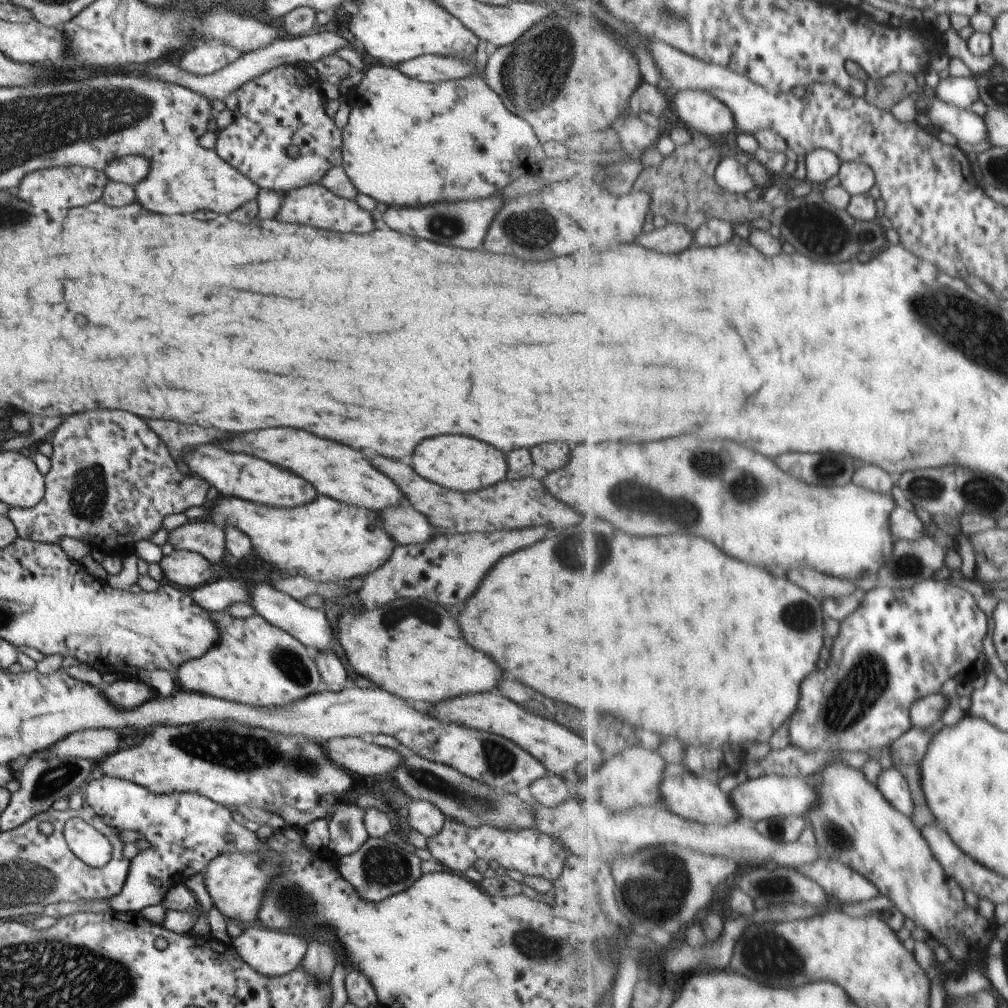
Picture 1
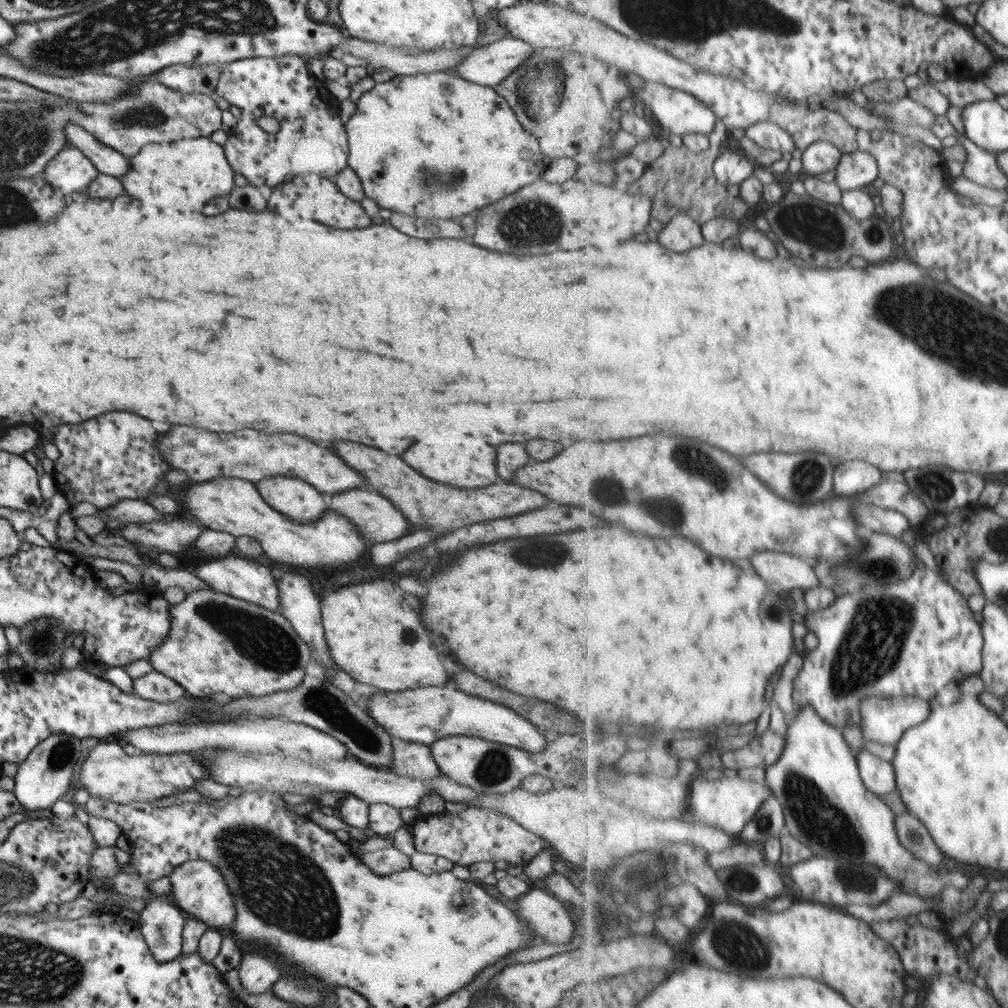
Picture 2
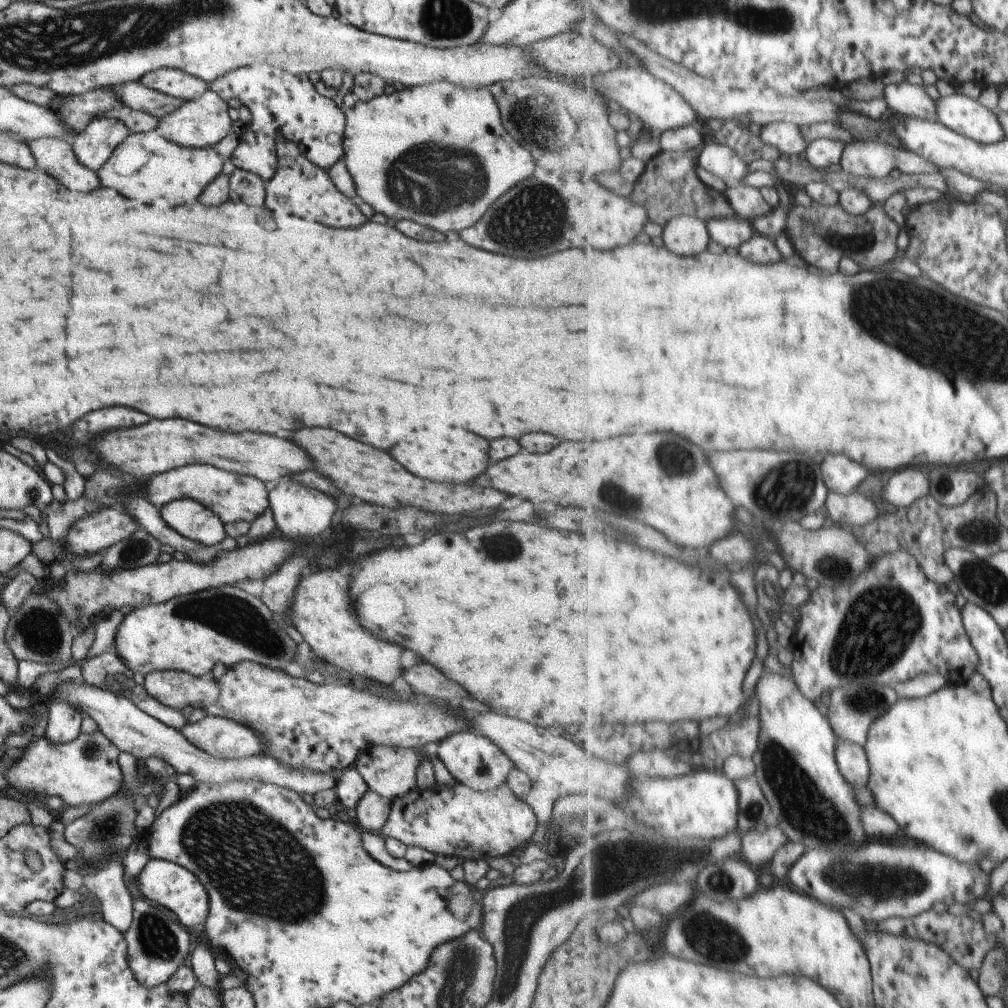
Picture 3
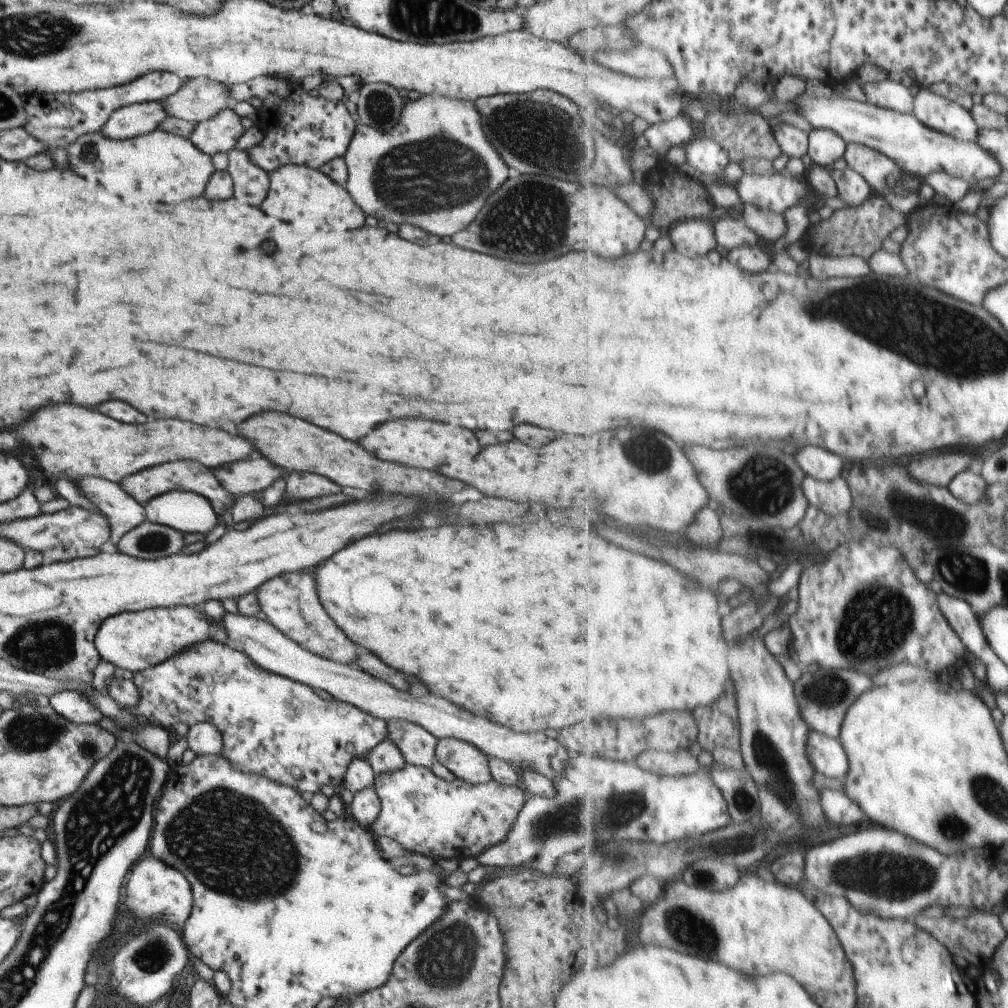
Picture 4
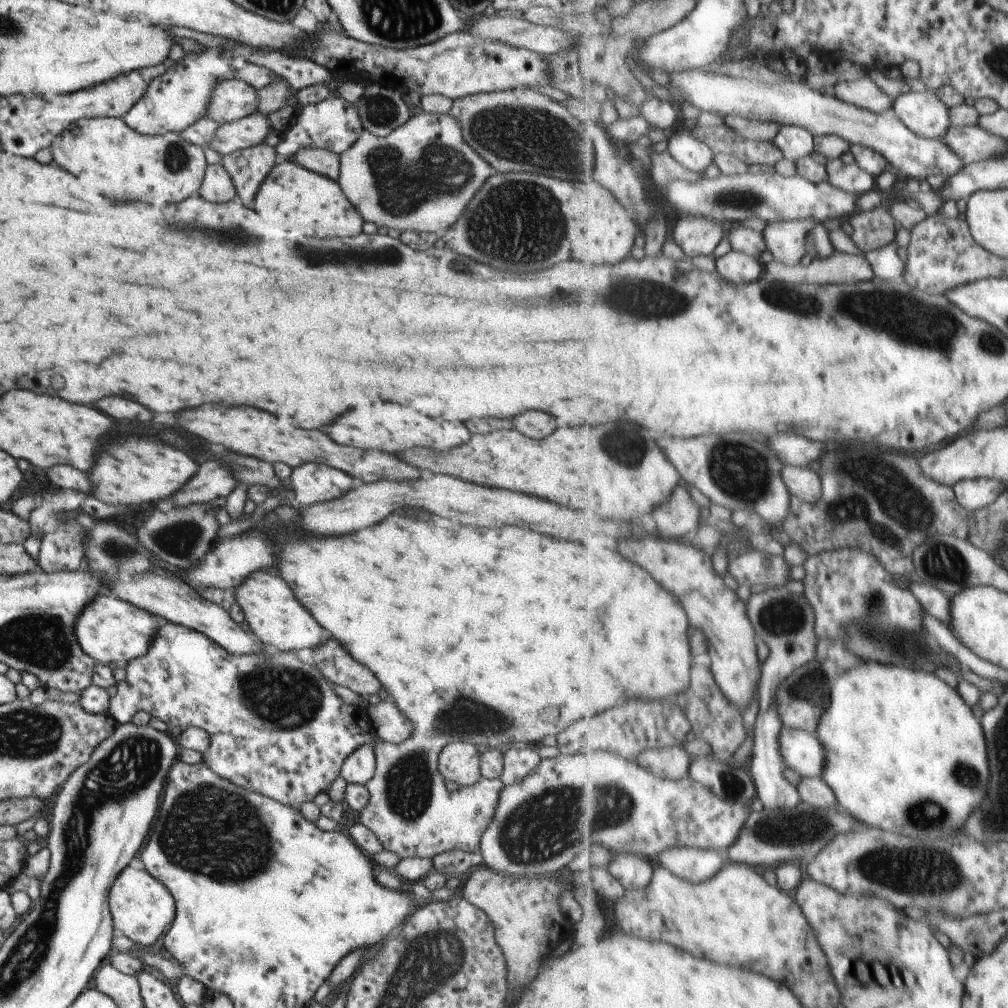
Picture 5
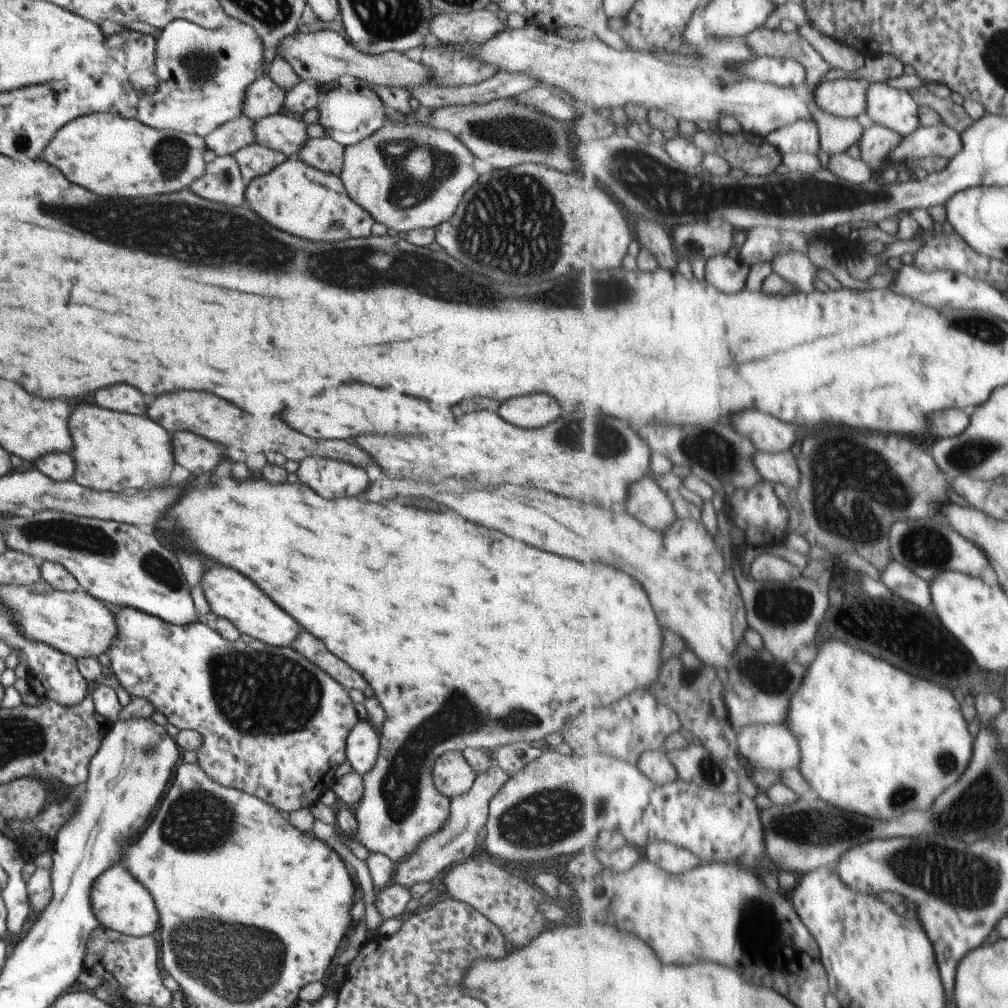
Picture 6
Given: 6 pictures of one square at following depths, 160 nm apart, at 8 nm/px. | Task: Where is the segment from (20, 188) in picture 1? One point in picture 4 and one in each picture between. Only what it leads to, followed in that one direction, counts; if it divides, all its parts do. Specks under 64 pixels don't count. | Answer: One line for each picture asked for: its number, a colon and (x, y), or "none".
2: (69, 170)
3: (92, 146)
4: (126, 122)

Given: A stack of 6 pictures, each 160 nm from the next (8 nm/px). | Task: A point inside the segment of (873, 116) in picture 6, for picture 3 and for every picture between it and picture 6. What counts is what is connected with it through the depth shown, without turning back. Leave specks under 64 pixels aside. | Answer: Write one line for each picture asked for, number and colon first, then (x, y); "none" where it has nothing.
3: (967, 116)
4: (946, 116)
5: (922, 112)

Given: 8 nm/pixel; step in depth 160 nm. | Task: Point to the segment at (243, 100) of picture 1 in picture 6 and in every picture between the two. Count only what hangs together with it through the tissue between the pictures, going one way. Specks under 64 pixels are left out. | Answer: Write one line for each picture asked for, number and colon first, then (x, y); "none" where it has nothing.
2: (311, 139)
3: (278, 103)
4: (298, 129)
5: (333, 124)
6: (352, 110)

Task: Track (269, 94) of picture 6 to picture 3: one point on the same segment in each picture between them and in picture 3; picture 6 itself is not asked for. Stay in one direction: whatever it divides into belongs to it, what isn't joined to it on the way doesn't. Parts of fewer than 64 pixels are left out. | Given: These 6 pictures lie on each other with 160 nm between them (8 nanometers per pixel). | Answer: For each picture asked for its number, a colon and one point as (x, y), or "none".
3: (135, 96)
4: (196, 100)
5: (232, 99)

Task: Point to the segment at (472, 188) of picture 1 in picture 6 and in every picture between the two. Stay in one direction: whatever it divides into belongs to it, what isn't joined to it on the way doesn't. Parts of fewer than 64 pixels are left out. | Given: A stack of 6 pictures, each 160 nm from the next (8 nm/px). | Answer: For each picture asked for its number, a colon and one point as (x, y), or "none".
2: (435, 146)
3: (403, 150)
4: (421, 171)
5: (398, 181)
6: (406, 177)

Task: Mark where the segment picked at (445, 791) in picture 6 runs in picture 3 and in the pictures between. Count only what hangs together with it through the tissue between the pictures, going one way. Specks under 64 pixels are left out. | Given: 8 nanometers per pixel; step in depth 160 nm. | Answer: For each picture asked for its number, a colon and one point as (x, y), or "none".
3: (472, 760)
4: (467, 763)
5: (457, 762)

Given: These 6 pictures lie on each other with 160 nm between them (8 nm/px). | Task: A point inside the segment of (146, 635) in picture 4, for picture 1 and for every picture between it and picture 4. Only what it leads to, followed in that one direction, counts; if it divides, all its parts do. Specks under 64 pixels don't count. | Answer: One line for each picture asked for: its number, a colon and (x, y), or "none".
1: (254, 663)
2: (217, 645)
3: (189, 633)

